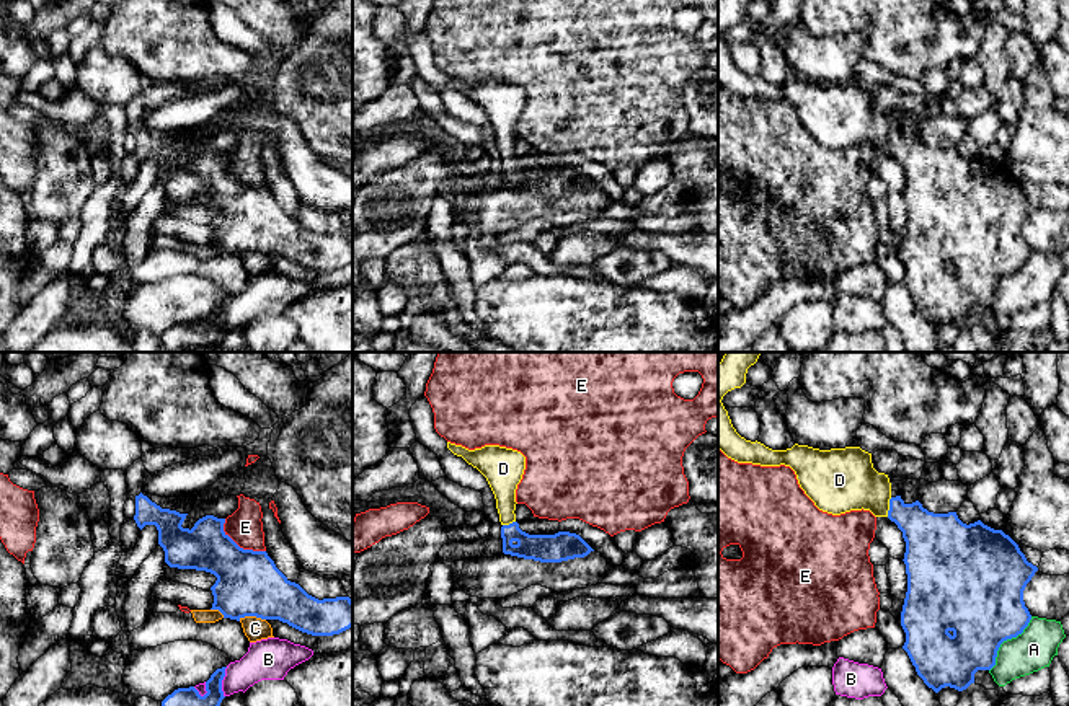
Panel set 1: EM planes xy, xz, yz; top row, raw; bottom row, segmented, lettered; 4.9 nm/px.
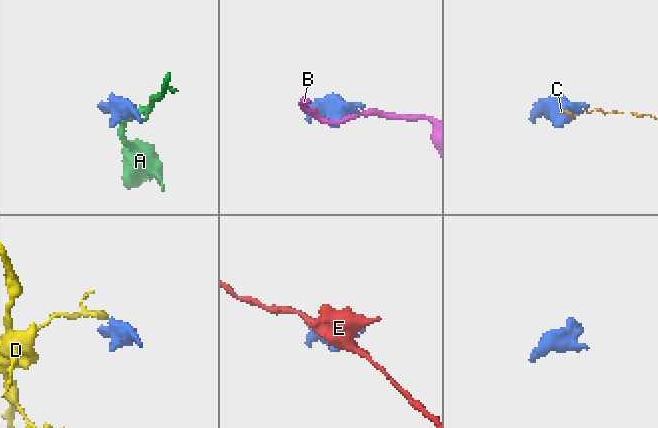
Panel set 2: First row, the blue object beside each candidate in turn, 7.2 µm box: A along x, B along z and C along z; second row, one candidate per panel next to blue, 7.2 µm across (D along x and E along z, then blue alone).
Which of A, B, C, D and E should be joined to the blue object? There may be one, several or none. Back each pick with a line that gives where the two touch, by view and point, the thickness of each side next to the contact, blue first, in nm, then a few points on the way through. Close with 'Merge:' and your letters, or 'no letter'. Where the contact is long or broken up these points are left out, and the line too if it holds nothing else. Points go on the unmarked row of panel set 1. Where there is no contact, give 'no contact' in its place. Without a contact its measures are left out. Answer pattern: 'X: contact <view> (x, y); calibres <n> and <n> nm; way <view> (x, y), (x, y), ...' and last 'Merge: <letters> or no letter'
D: contact yz (890, 142); calibres 240 and 280 nm; way yz (929, 172), (909, 152), (890, 142), (869, 124), (847, 116)
Merge: D

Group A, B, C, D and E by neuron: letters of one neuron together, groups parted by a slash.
A / B / C / D / E

